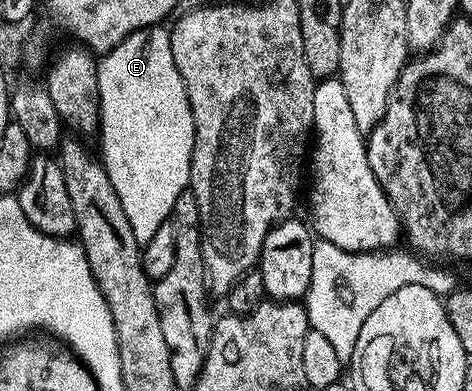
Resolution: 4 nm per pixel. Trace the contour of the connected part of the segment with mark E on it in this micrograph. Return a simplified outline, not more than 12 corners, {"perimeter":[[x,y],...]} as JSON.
{"perimeter":[[169,28],[100,57],[99,156],[144,246],[189,188]]}

